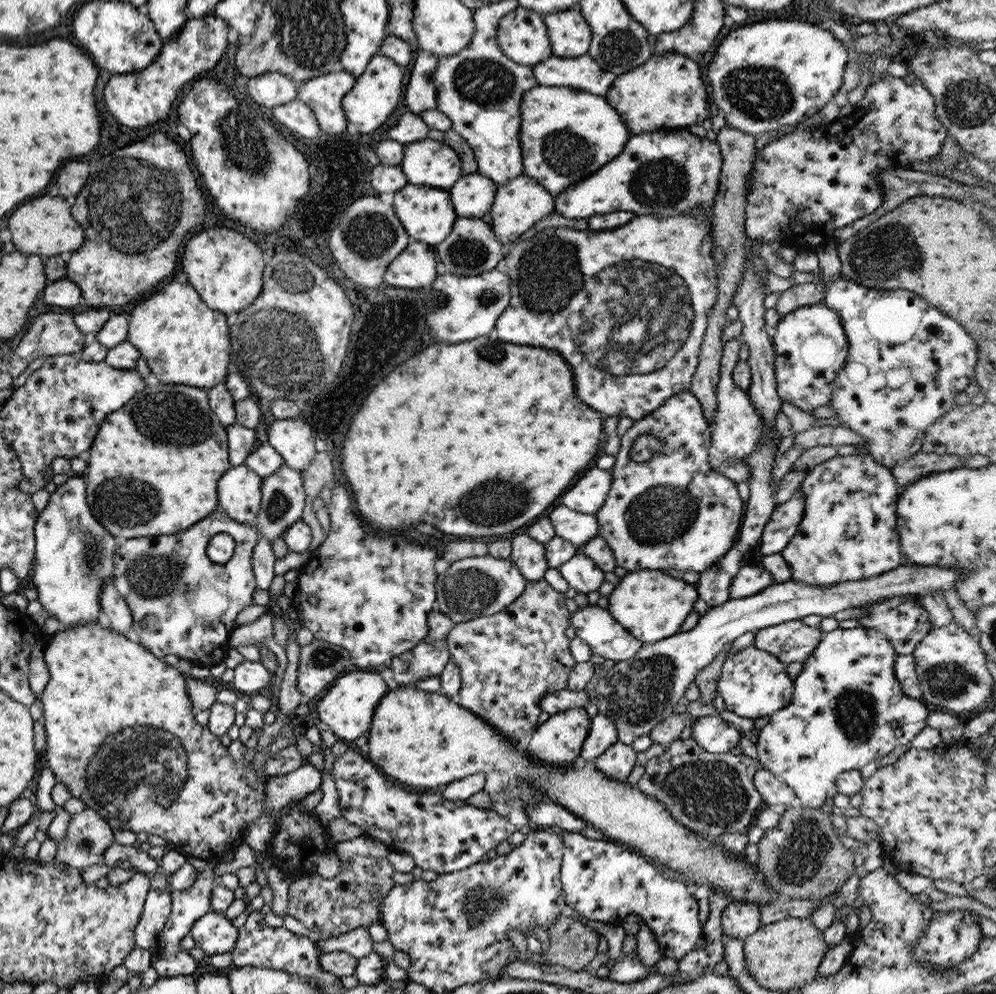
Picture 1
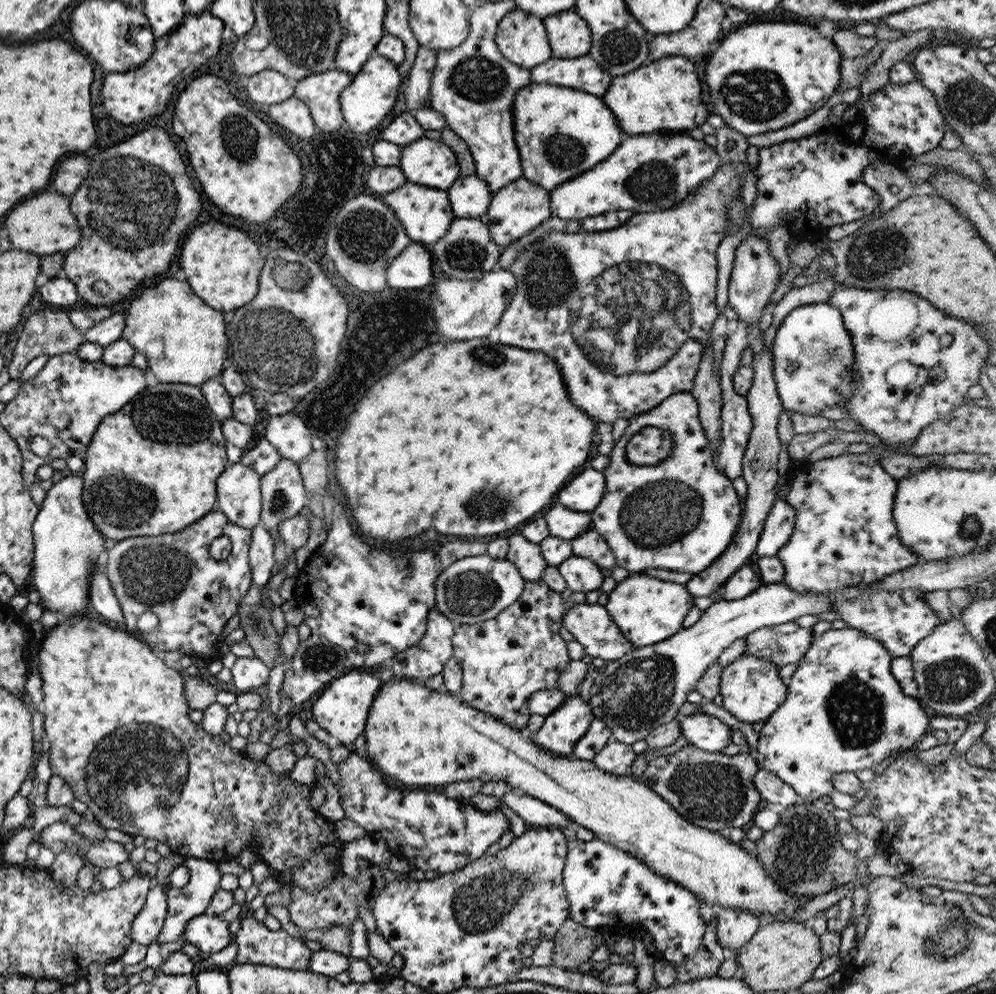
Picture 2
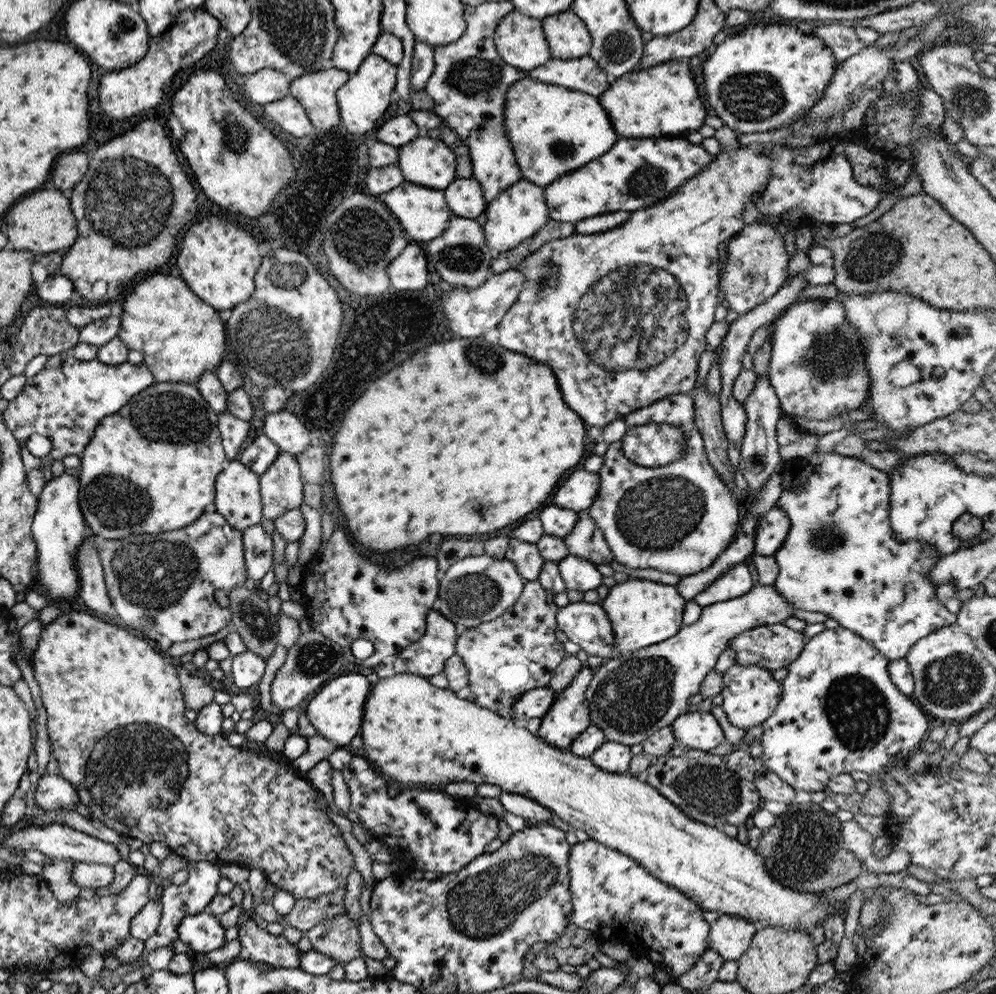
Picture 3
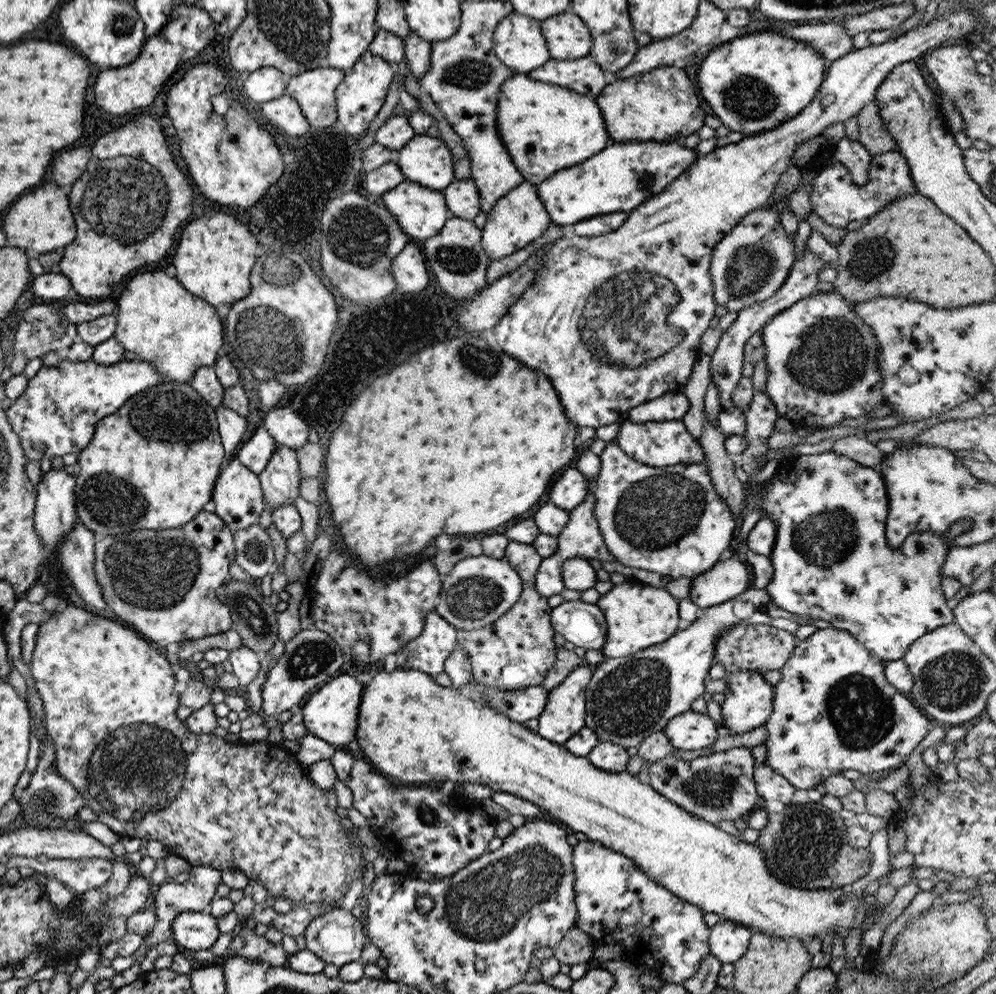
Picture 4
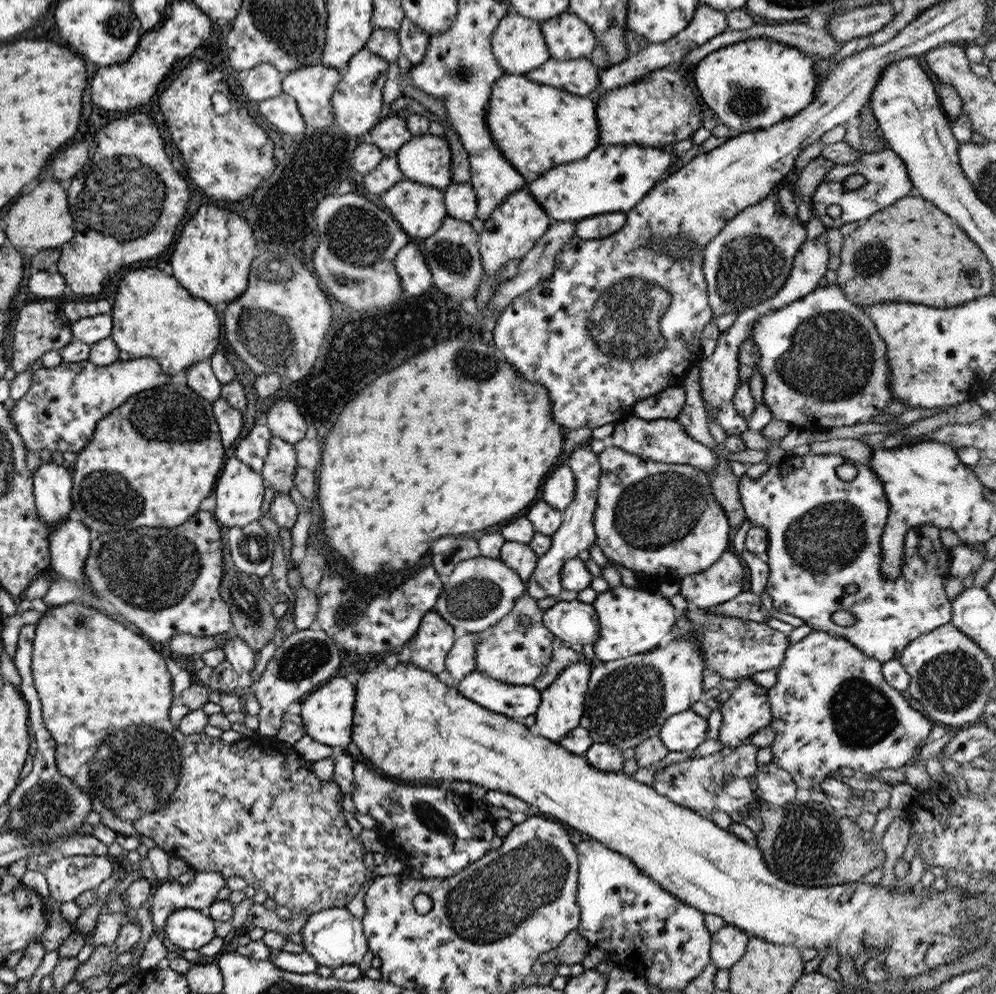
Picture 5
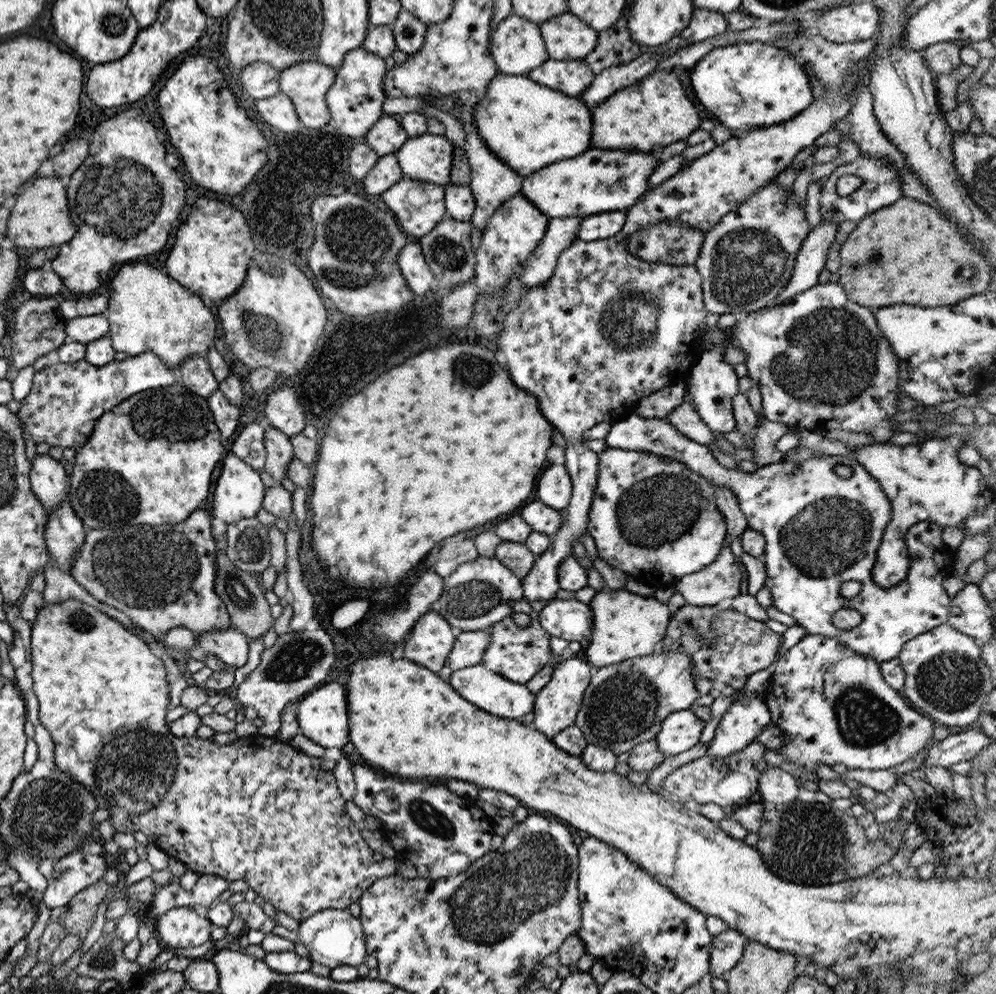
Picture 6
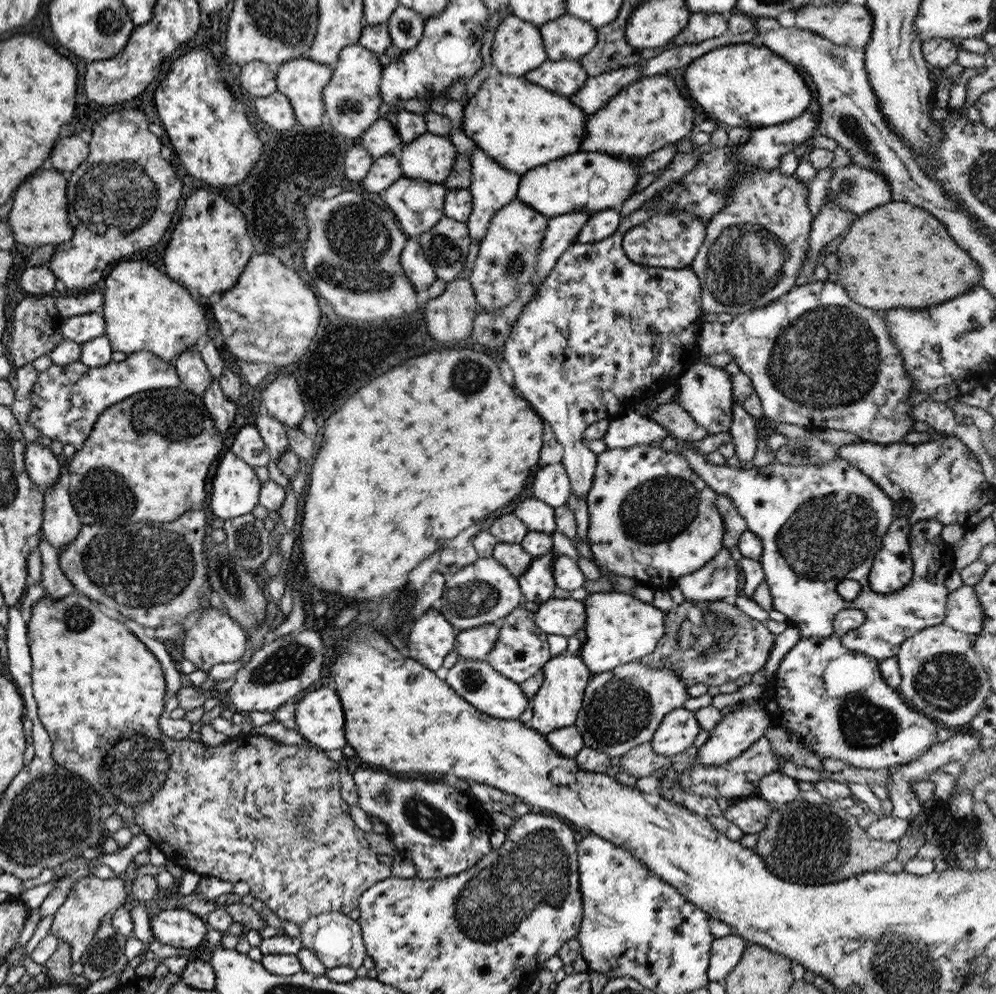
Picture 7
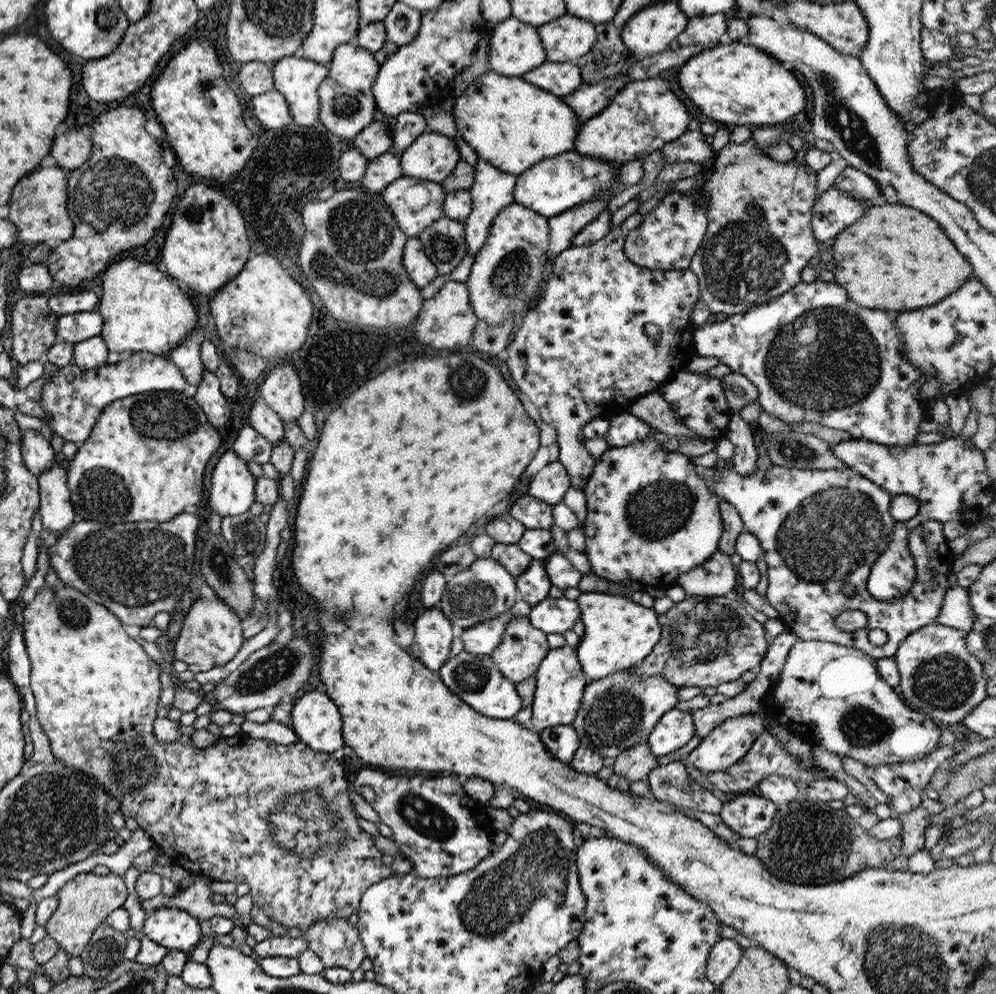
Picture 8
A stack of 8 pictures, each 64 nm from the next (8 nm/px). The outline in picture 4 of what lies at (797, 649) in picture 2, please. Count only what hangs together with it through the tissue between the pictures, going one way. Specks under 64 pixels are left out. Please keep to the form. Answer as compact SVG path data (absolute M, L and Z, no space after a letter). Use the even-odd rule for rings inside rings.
M740 621L724 631L715 642L715 662L719 662L728 673L758 671L762 674L780 670L791 657L799 643L792 632L774 628L771 624L752 624Z

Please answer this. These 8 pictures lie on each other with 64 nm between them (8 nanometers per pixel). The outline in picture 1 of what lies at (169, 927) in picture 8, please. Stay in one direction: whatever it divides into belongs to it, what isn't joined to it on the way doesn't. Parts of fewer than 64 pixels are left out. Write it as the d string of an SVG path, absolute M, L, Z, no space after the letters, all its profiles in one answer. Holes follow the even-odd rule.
M207 912L194 921L190 934L195 946L202 948L206 955L232 952L238 938L238 928L224 913Z

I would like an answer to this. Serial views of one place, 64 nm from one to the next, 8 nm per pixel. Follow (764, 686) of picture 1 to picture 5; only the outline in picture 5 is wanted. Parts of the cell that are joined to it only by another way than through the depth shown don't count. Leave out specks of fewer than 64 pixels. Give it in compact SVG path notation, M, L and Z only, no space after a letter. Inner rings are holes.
M752 676L736 679L737 687L730 698L721 704L722 726L719 730L720 742L724 749L734 749L750 738L755 732L764 729L772 721L770 699L768 699L768 690L756 685Z

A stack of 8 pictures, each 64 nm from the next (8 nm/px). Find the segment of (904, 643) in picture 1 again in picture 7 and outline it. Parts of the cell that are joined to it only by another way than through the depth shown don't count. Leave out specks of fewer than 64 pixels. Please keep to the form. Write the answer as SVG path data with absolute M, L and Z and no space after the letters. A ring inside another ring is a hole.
M630 409L626 416L609 421L603 441L608 449L627 449L636 445L660 447L669 432L657 422ZM677 440L677 443L680 447L678 448L678 451L674 451L674 453L678 453L679 455L684 455L685 459L689 462L689 465L690 465L690 468L692 468L692 471L697 476L700 476L701 480L706 481L706 484L708 484L708 486L711 486L714 492L716 492L717 494L725 494L726 496L728 496L728 498L731 498L731 501L734 503L734 506L736 506L736 508L738 509L738 512L742 515L742 518L744 518L744 520L746 521L747 529L750 530L750 532L753 532L761 540L761 543L763 544L763 553L760 558L760 561L763 566L763 571L766 574L765 579L769 586L770 594L772 596L772 602L773 602L772 608L778 610L778 612L782 612L784 616L787 616L787 626L797 628L799 630L801 638L808 638L808 637L814 637L814 636L823 636L824 638L828 638L828 637L835 636L835 632L832 630L832 622L833 622L833 618L836 616L836 614L838 614L838 612L844 609L851 609L851 608L862 610L862 612L864 612L865 614L864 624L860 626L860 628L855 628L853 631L848 631L846 634L843 634L841 637L838 636L838 638L841 640L841 643L846 648L849 648L850 651L864 652L865 655L872 656L873 659L876 659L879 662L879 661L886 660L887 658L895 657L897 655L897 652L899 651L900 645L904 642L904 640L906 640L907 638L910 638L910 636L914 636L914 634L919 633L920 631L923 631L924 628L928 628L928 627L931 627L931 626L934 626L943 622L946 611L947 611L947 596L948 596L948 589L946 589L946 586L944 585L944 580L946 580L946 578L948 578L948 575L951 573L951 571L955 569L955 557L953 555L954 547L949 545L942 538L942 535L941 535L944 525L941 522L938 522L937 520L930 520L930 519L920 520L920 522L916 522L916 524L913 524L908 534L908 545L909 545L909 548L911 551L911 557L913 560L913 577L912 577L911 582L907 586L905 586L905 588L902 588L901 590L894 592L891 597L886 594L880 594L879 592L874 592L873 590L871 590L871 588L869 588L869 574L870 574L871 566L873 565L876 553L882 548L884 535L886 534L888 527L891 525L891 522L894 519L893 500L874 481L872 481L870 477L865 476L864 473L860 471L860 468L856 468L855 466L852 466L849 460L844 460L843 458L837 457L834 460L827 462L826 464L810 464L810 465L802 464L800 466L792 466L790 464L782 464L782 463L778 463L774 461L764 466L753 465L752 467L750 467L749 470L745 470L745 469L738 468L738 467L729 467L728 465L720 466L720 465L714 465L714 464L708 463L708 461L706 461L707 455L702 455L702 453L697 453L696 449L694 448L692 449L692 447L690 447L689 441ZM842 580L856 580L856 582L859 582L861 584L860 594L858 594L855 599L851 601L846 601L838 593L838 591L836 591L836 586L838 586L838 583L842 582Z

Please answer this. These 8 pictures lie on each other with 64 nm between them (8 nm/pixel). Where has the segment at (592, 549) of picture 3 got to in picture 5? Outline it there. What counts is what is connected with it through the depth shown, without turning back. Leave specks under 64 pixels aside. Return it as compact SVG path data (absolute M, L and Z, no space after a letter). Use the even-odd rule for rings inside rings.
M580 447L568 456L566 464L575 473L576 495L568 508L563 510L562 524L551 536L552 544L548 552L538 557L536 568L531 572L530 578L526 582L525 592L536 600L559 596L563 589L560 573L564 563L571 558L578 557L580 550L589 551L592 542L597 543L593 514L597 505L597 489L601 473L598 455L586 447Z

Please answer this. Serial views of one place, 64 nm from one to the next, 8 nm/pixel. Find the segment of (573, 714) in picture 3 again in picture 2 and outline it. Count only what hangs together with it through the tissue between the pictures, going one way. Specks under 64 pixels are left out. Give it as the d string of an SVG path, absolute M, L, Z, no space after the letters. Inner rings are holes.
M580 694L567 696L566 704L548 714L543 727L532 735L532 742L538 748L560 758L572 758L578 740L584 738L593 720L591 708Z

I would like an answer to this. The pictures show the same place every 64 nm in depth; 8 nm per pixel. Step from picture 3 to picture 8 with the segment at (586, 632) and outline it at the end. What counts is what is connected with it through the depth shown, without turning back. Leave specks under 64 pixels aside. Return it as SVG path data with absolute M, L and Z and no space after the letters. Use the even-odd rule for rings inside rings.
M548 597L533 605L527 617L534 628L546 634L563 634L572 629L581 612L575 600Z

